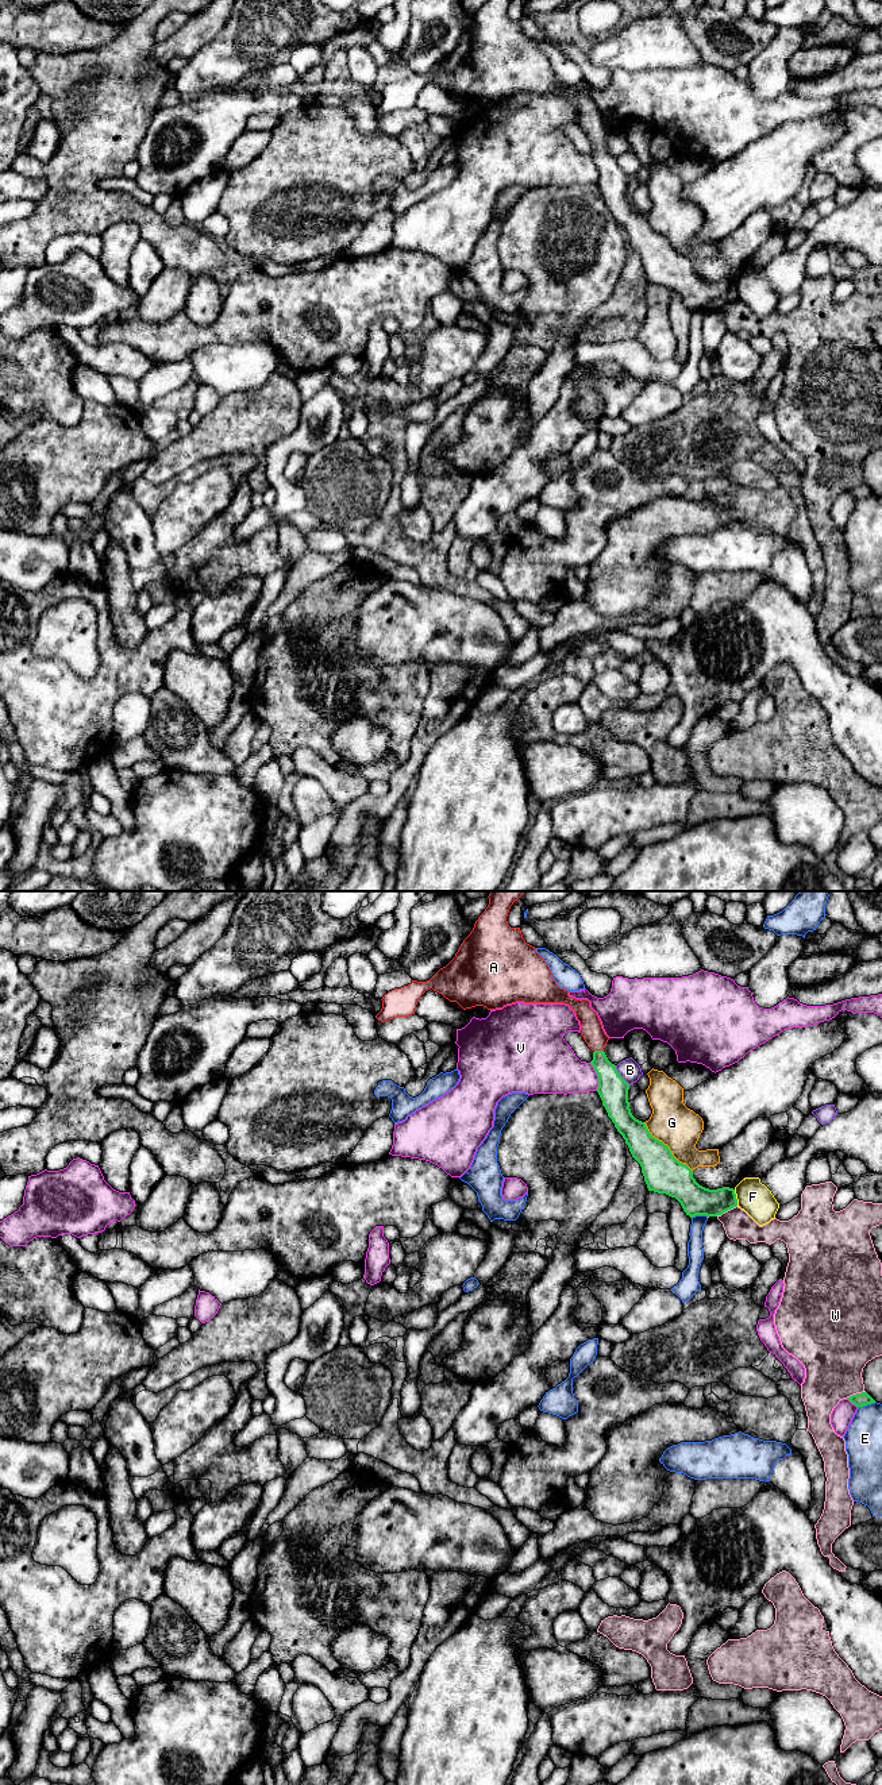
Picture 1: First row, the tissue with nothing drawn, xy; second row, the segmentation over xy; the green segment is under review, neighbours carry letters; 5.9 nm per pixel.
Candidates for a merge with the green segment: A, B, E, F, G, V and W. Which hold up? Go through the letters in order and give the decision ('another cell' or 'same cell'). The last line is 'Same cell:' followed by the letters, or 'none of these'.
A: same cell
B: another cell
E: another cell
F: another cell
G: another cell
V: another cell
W: another cell
Same cell: A

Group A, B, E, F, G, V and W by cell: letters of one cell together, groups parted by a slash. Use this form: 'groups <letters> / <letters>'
groups A / B / E / F / G / V / W

